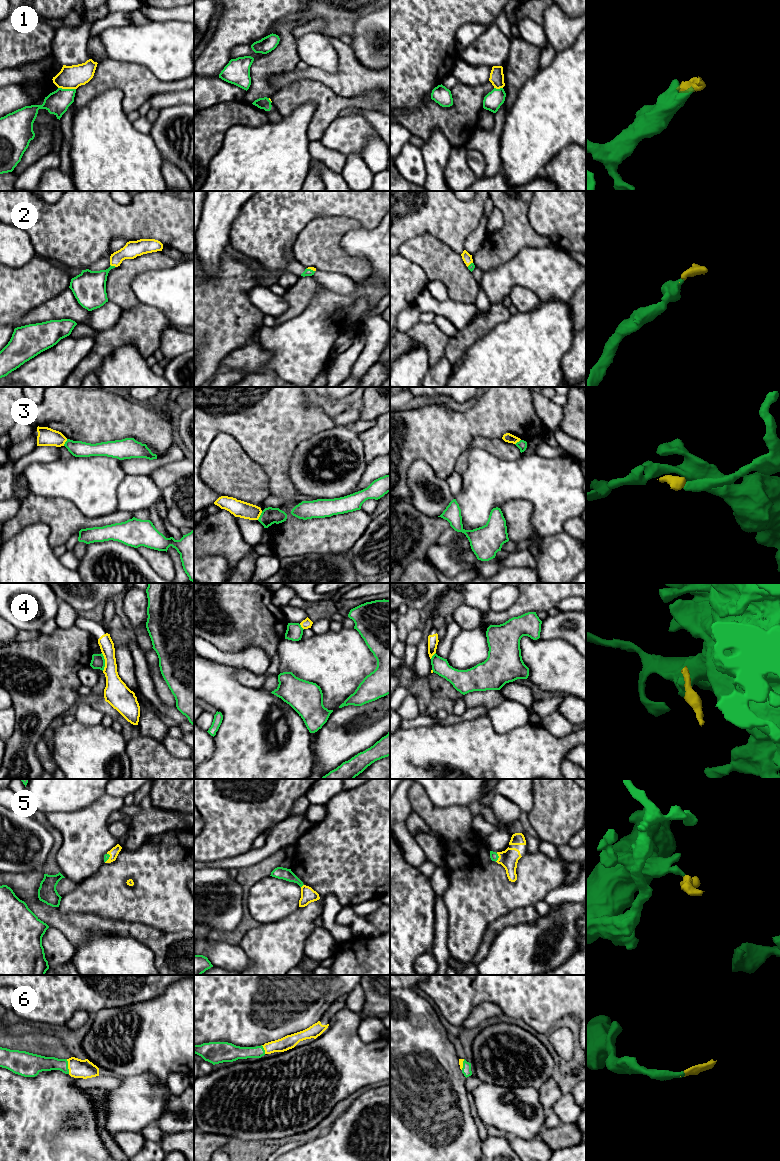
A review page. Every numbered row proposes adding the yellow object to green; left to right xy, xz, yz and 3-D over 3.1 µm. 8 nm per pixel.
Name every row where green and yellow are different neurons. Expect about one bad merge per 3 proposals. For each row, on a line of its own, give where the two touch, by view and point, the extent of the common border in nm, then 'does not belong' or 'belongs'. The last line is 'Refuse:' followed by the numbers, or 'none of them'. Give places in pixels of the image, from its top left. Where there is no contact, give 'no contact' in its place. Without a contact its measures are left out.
1: xy (67, 89) | 140 nm | does not belong
2: xy (113, 266) | 50 nm | belongs
3: xz (260, 515) | 80 nm | does not belong
4: xy (104, 662) | 140 nm | does not belong
5: yz (498, 857) | 70 nm | belongs
6: xy (67, 1066) | 120 nm | belongs
Refuse: 1, 3, 4

